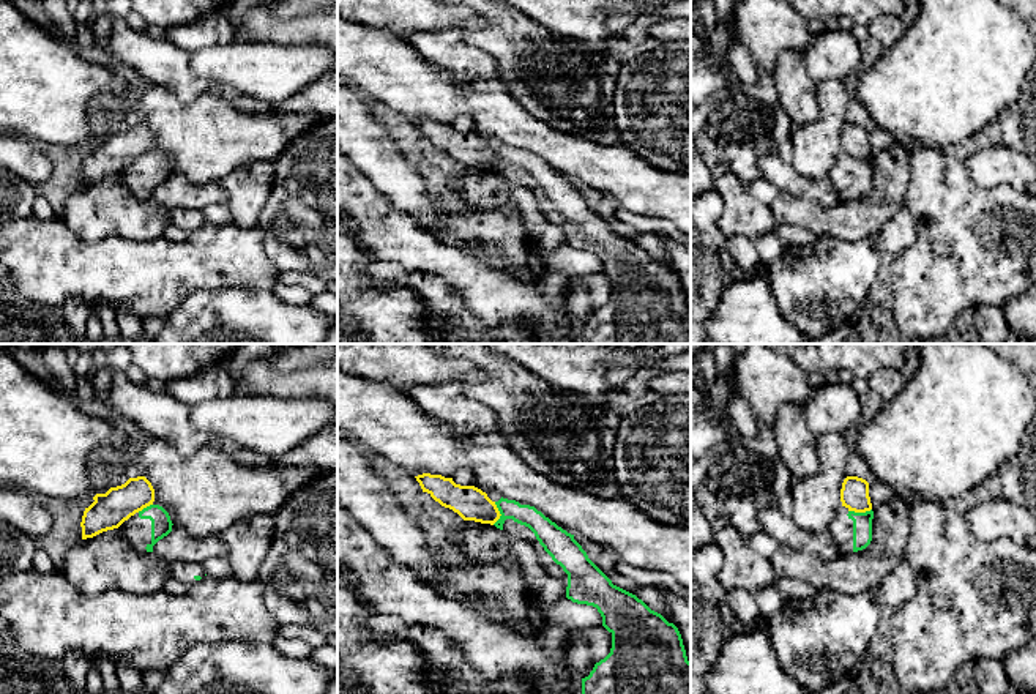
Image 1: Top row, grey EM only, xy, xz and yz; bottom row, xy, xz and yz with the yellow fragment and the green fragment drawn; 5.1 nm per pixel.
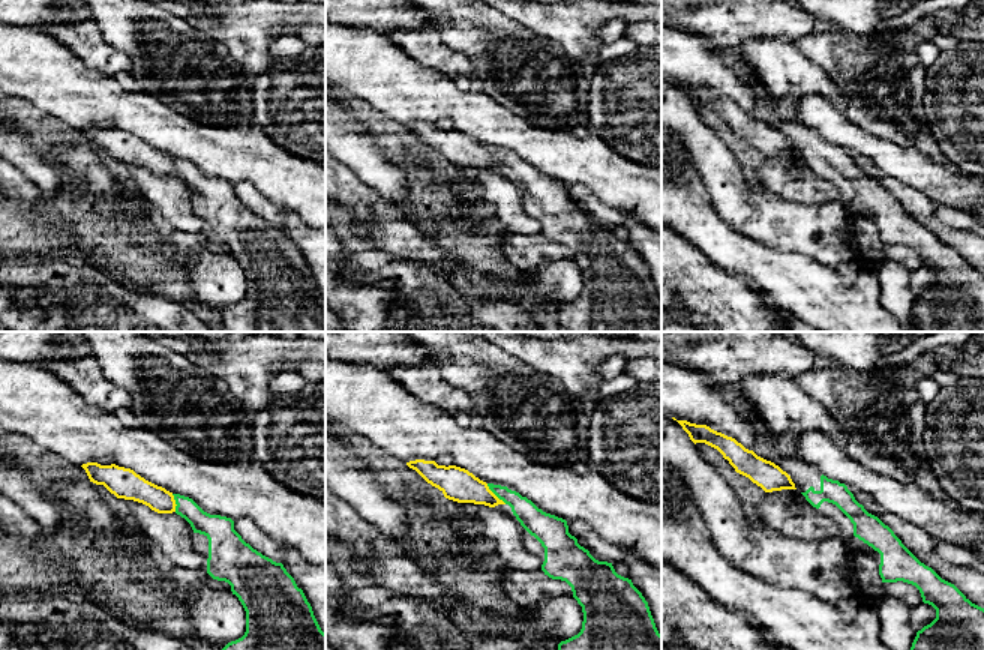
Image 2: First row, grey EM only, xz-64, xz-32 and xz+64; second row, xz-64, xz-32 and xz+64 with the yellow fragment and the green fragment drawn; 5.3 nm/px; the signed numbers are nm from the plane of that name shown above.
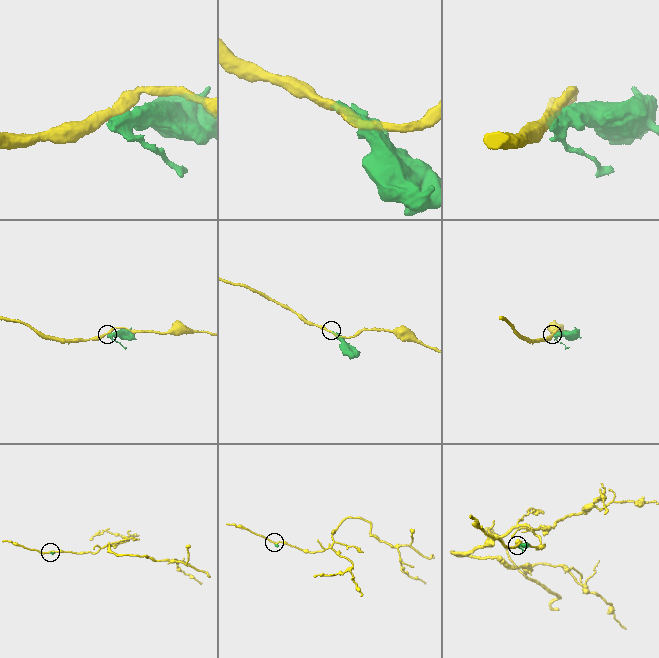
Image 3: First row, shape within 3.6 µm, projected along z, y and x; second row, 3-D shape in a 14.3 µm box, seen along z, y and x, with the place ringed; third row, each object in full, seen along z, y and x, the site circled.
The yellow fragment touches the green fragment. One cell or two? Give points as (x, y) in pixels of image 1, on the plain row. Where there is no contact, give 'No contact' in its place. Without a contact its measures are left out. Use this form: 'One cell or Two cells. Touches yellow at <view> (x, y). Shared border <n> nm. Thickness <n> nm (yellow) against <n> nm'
Two cells. Touches yellow at xz (499, 160). Shared border 120 nm. Thickness 170 nm (yellow) against 120 nm

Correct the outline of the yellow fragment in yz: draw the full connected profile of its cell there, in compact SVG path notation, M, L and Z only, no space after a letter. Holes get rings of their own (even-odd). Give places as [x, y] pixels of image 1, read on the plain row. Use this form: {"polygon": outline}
{"polygon": "M847 123L842 129L840 148L848 158L870 158L869 129L858 123Z"}

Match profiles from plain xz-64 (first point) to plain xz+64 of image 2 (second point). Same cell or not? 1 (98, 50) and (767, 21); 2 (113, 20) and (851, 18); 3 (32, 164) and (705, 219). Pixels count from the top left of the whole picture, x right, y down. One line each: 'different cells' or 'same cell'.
1: different cells
2: different cells
3: different cells

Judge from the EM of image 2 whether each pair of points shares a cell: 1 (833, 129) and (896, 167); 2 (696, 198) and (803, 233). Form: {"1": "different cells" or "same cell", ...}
{"1": "same cell", "2": "different cells"}

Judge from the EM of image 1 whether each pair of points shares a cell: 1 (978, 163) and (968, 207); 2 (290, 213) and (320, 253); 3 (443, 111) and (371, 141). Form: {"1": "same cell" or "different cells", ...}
{"1": "different cells", "2": "same cell", "3": "different cells"}

